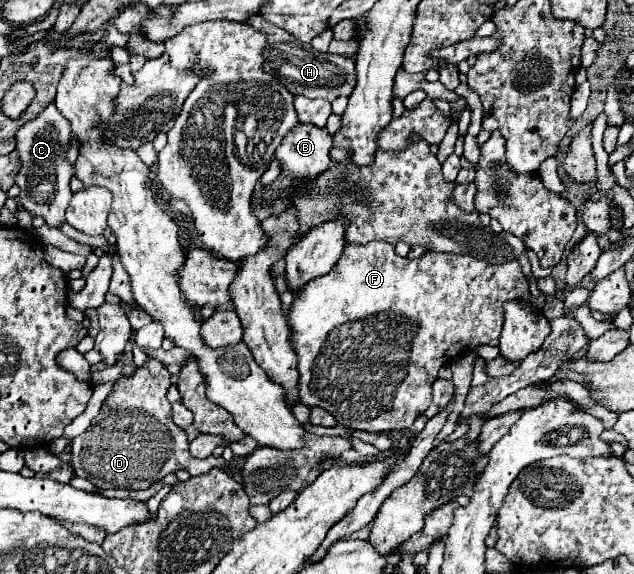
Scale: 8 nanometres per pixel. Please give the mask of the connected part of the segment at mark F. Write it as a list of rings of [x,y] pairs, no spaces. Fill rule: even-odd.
[[[373,242],[373,244],[349,244],[345,246],[339,262],[335,264],[335,268],[317,278],[311,280],[305,290],[301,290],[295,300],[293,306],[289,310],[289,324],[293,328],[293,344],[295,344],[295,352],[299,356],[299,396],[301,402],[305,406],[319,406],[327,412],[331,412],[335,416],[335,420],[347,428],[353,430],[365,430],[365,432],[373,432],[373,434],[381,434],[381,432],[395,432],[395,430],[409,430],[415,422],[415,418],[419,414],[423,414],[429,404],[431,404],[431,386],[437,380],[437,370],[451,362],[457,354],[475,350],[481,344],[489,344],[489,346],[497,346],[499,344],[499,332],[501,332],[501,324],[503,324],[503,304],[509,300],[519,300],[521,304],[529,304],[531,308],[535,308],[537,312],[543,312],[547,298],[539,296],[533,298],[529,294],[529,286],[527,280],[521,272],[521,266],[517,260],[509,260],[503,264],[489,264],[485,260],[477,260],[473,256],[461,256],[461,254],[439,254],[439,252],[425,252],[421,258],[411,260],[411,258],[401,258],[395,252],[395,244],[389,242]]]

